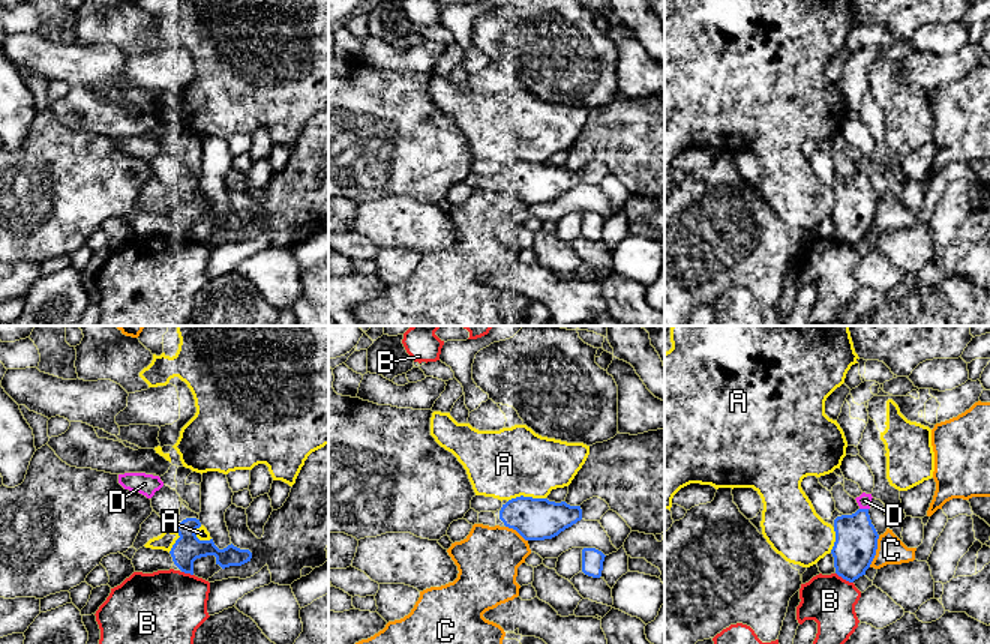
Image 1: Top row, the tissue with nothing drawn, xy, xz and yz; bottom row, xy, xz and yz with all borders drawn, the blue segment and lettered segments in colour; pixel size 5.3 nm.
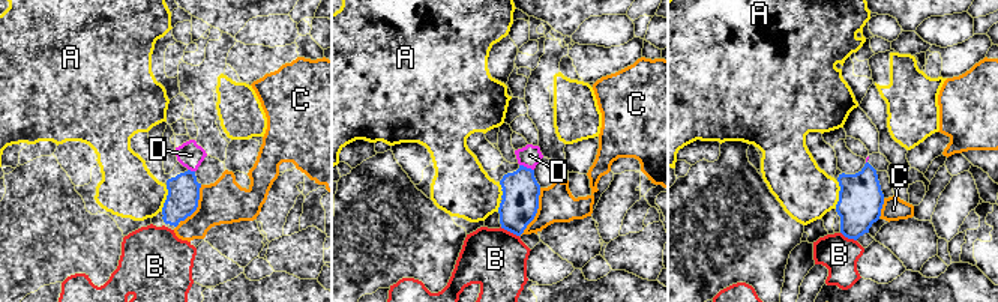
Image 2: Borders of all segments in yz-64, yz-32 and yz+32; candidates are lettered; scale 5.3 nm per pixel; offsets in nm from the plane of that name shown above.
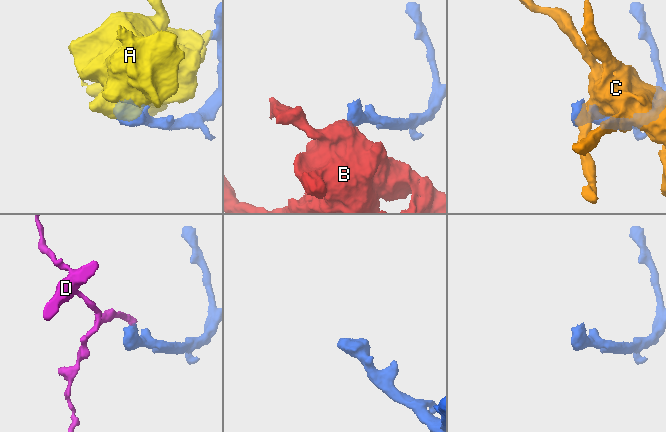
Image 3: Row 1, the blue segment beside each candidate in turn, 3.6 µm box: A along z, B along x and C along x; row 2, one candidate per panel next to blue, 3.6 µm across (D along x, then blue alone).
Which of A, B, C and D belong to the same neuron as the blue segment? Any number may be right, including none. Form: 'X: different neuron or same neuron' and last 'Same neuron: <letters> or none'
A: different neuron
B: different neuron
C: different neuron
D: different neuron
Same neuron: none

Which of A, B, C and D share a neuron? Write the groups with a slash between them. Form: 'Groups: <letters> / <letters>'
Groups: A / B / C / D

